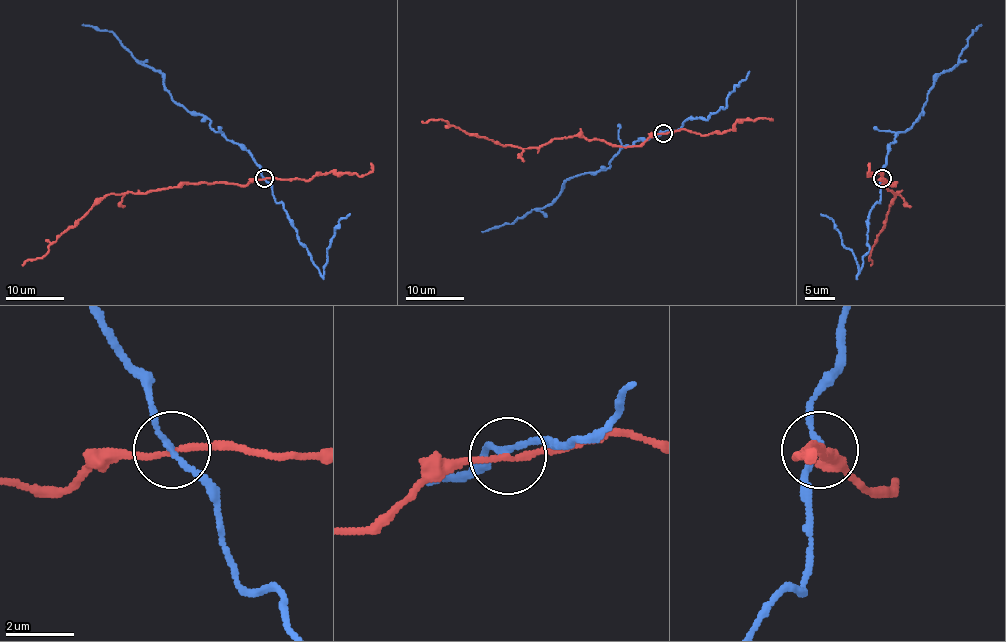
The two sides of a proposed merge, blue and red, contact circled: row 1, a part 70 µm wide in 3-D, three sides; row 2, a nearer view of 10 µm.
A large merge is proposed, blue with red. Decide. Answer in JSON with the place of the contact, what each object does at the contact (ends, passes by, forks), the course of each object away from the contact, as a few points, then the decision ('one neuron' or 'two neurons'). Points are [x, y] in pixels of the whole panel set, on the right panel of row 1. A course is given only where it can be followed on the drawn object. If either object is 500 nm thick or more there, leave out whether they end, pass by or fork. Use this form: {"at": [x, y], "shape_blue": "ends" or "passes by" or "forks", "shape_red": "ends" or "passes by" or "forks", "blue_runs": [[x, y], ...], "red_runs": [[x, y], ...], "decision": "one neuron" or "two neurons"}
{"at": [882, 178], "shape_blue": "passes by", "shape_red": "passes by", "blue_runs": [[883, 179], [889, 145], [918, 118], [934, 80], [958, 64], [968, 38], [981, 25]], "red_runs": [[883, 179], [890, 185], [896, 183], [886, 185], [889, 190], [896, 193], [868, 258], [871, 265]], "decision": "two neurons"}

